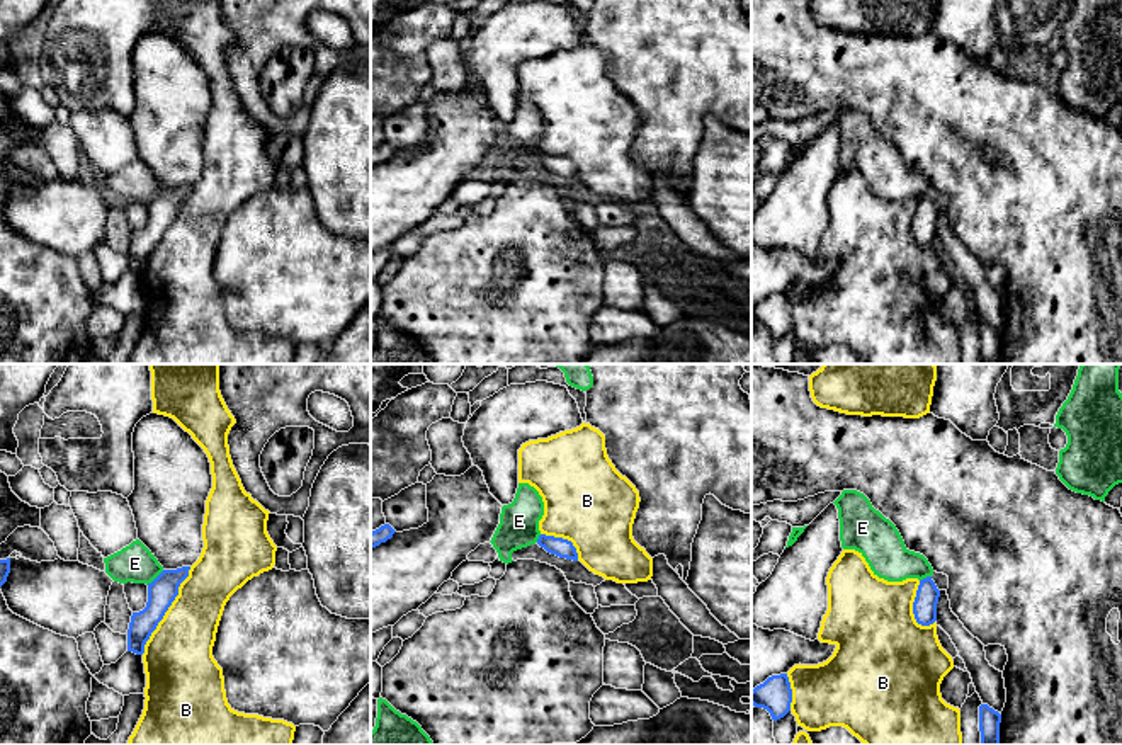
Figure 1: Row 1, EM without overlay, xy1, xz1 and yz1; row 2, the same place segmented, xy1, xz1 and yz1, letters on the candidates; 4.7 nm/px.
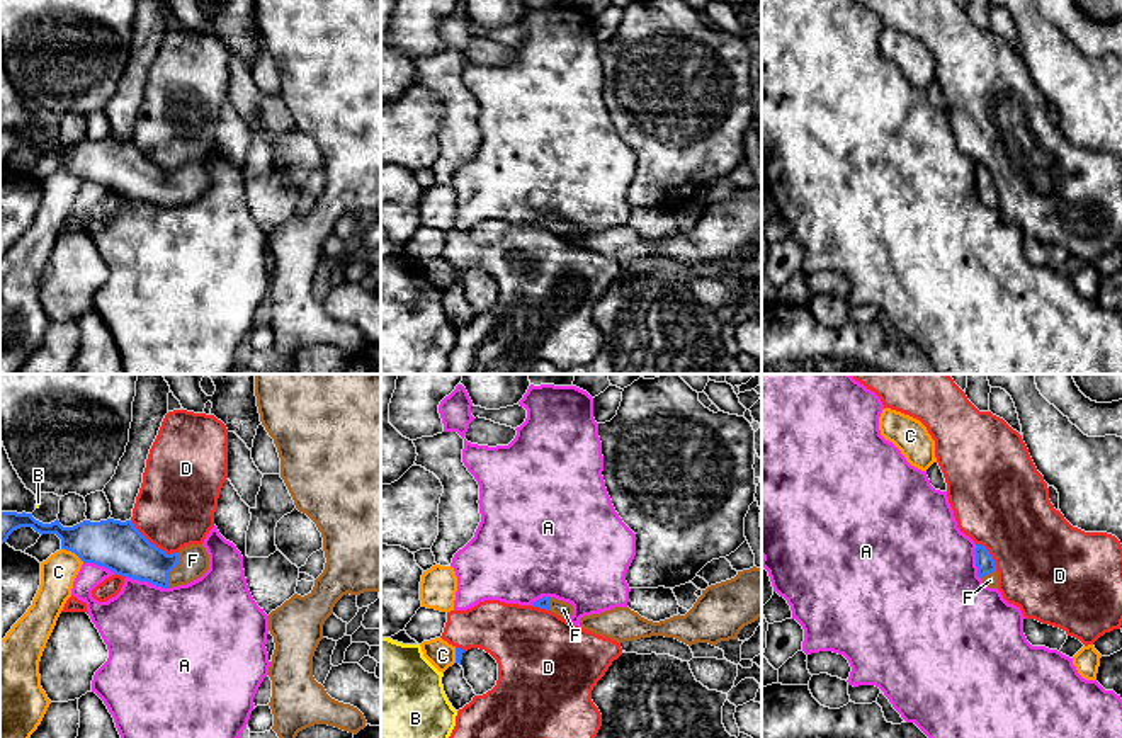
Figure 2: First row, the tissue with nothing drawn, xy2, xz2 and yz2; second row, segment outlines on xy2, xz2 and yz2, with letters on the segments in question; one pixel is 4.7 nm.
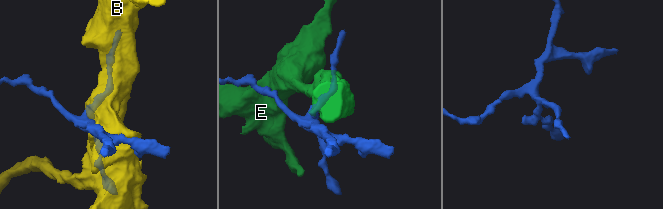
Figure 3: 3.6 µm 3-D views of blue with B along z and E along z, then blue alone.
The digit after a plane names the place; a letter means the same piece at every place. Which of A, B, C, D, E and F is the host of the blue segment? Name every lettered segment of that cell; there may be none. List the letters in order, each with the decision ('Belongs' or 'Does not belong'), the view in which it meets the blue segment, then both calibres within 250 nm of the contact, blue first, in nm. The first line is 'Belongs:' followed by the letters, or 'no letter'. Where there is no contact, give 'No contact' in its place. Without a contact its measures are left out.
Belongs: F
A: Does not belong. Touches blue in xy2. Thickness 240 nm (blue) against 440 nm
B: Does not belong. Touches blue in xy1. Thickness 140 nm (blue) against 320 nm
C: Does not belong. Touches blue in xy2. Thickness 240 nm (blue) against 170 nm
D: Does not belong. Touches blue in xy2. Thickness 240 nm (blue) against 380 nm
E: Does not belong. Touches blue in xy1. Thickness 140 nm (blue) against 180 nm
F: Belongs. Touches blue in xy2. Thickness 220 nm (blue) against 140 nm

